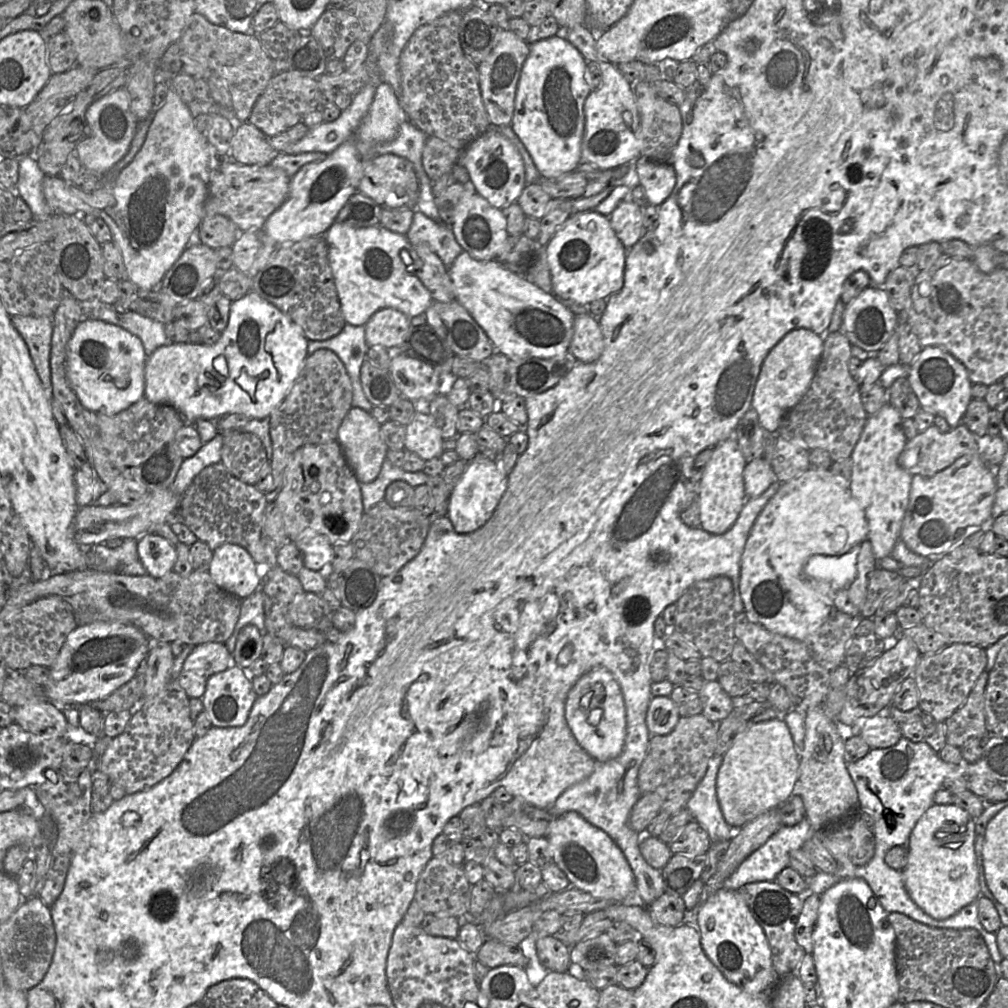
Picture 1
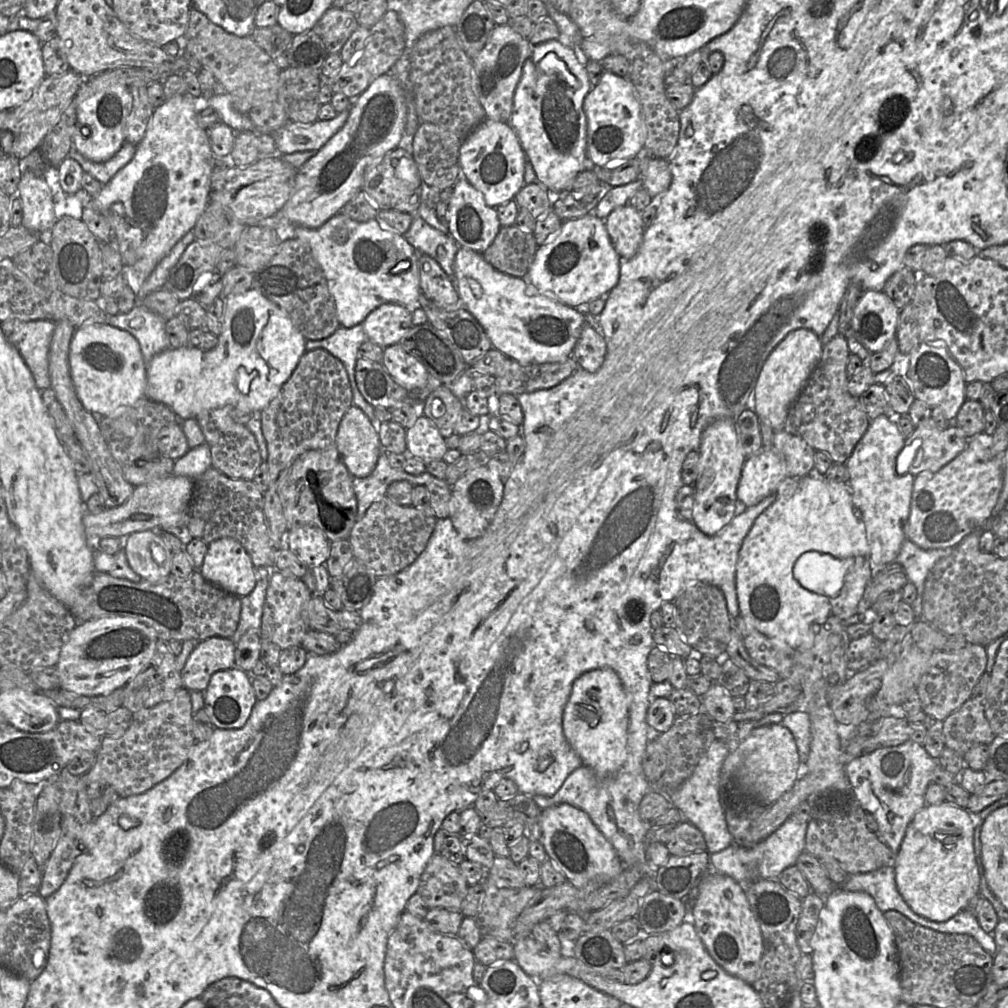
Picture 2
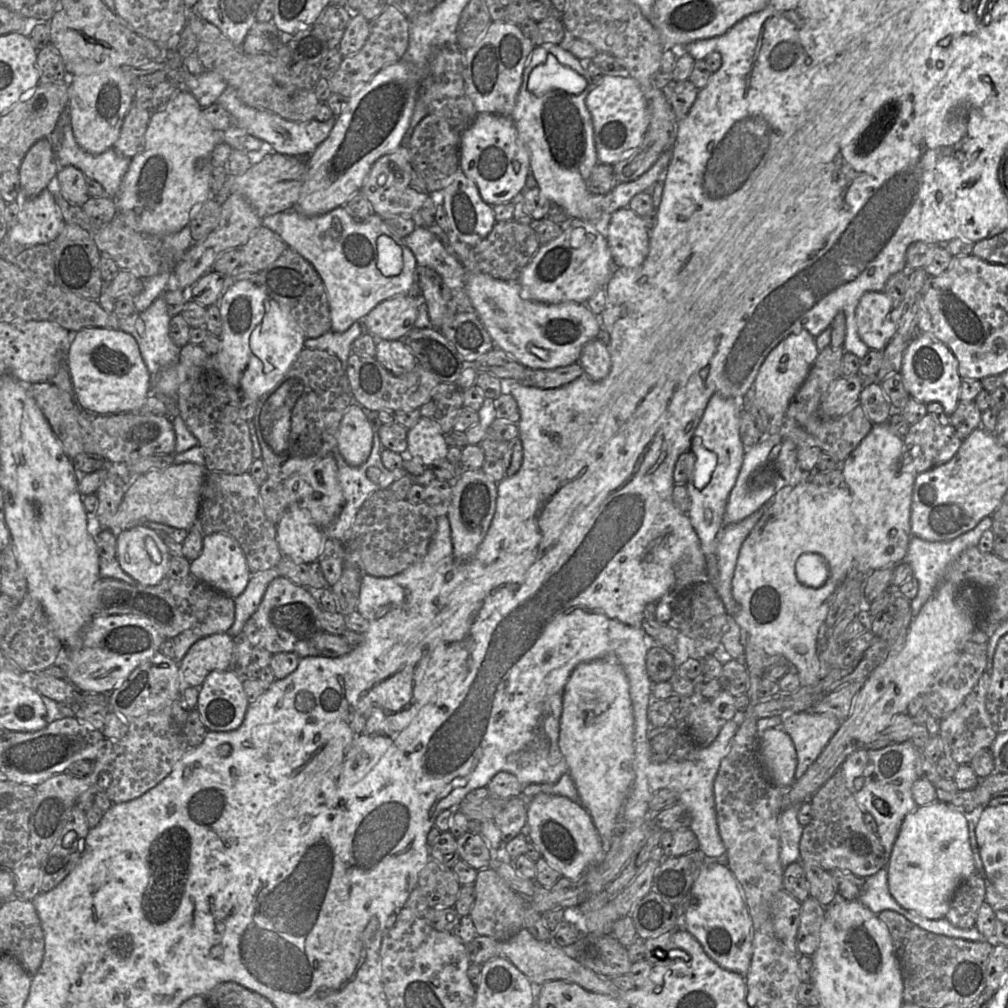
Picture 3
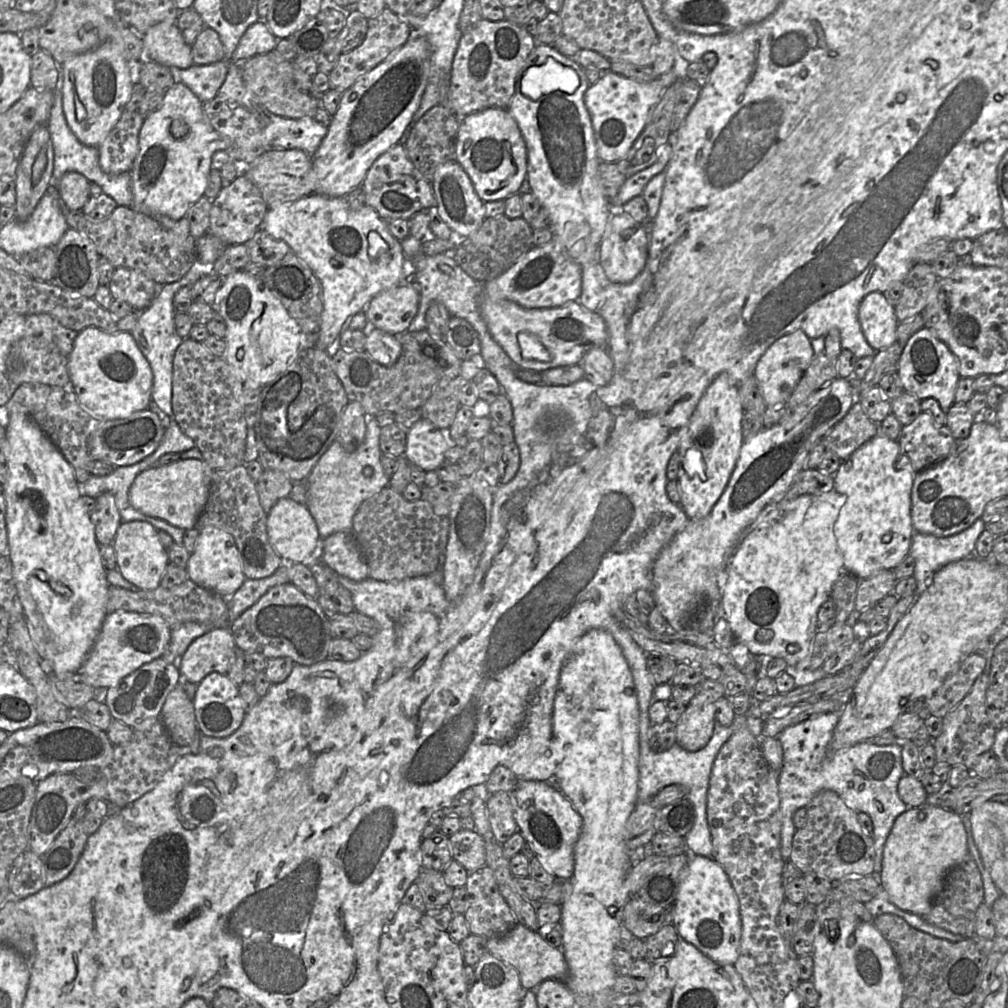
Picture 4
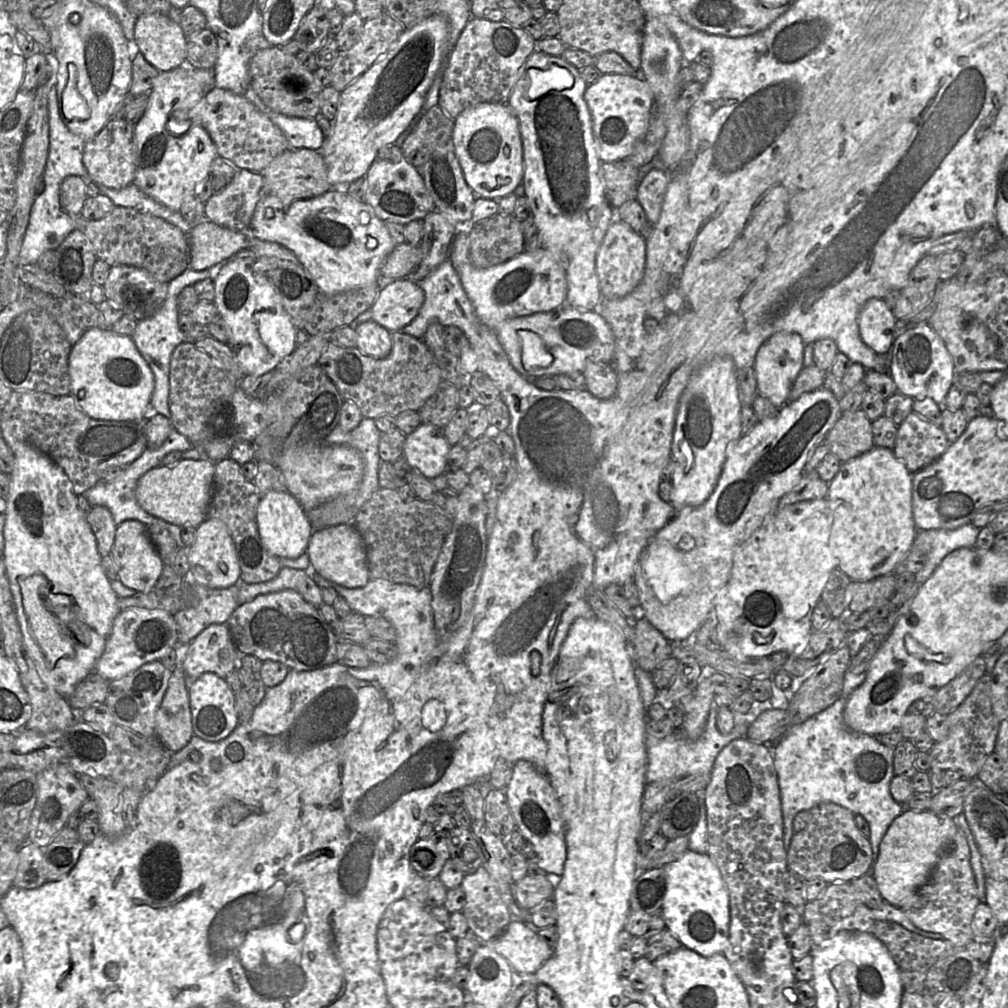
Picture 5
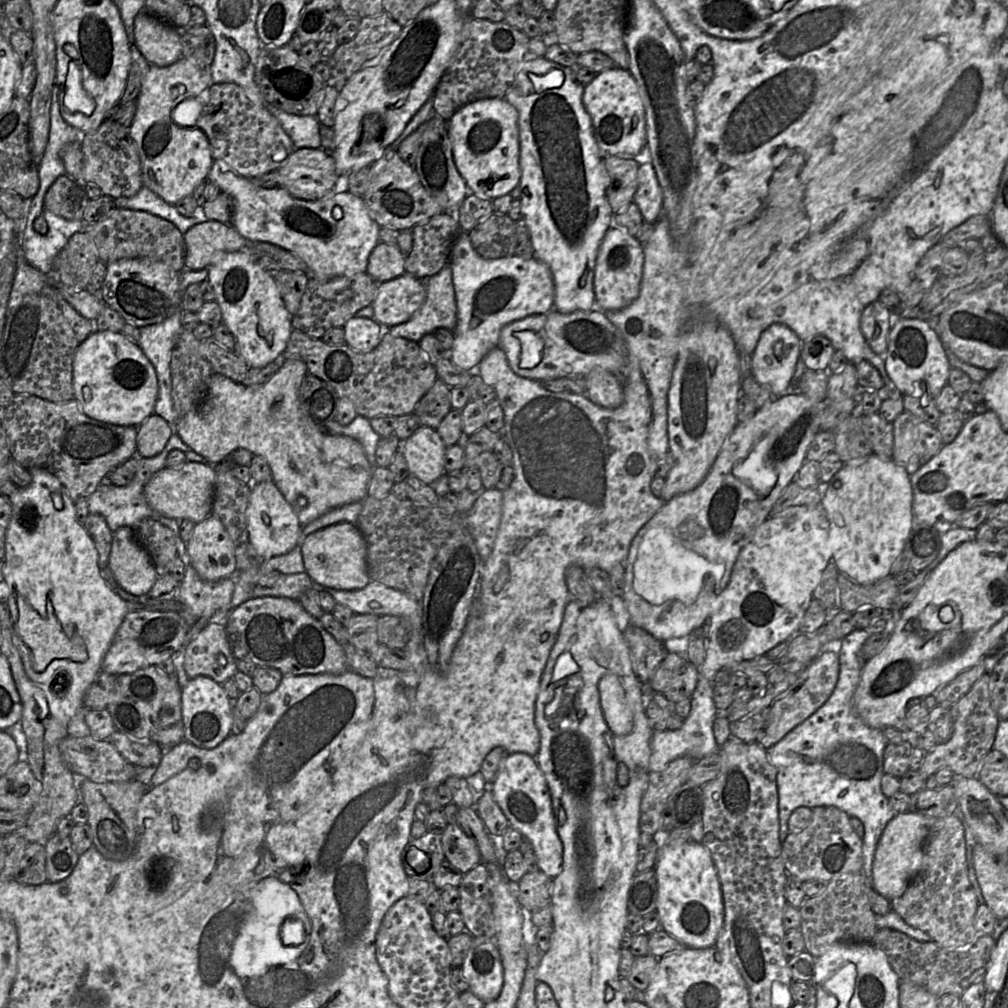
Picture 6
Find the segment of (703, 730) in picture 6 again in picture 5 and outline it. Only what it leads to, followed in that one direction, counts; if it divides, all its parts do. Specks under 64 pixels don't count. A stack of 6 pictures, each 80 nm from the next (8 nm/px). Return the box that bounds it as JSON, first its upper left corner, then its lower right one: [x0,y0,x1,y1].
[645,706,746,785]

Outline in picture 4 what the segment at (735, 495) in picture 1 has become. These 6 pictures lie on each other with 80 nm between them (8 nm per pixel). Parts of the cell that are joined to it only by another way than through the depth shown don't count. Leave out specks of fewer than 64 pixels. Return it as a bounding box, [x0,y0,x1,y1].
[676,373,744,520]

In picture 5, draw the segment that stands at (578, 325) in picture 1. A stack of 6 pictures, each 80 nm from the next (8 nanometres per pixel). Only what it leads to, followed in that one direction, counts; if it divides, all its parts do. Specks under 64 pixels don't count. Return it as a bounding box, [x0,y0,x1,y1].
[583,362,618,400]

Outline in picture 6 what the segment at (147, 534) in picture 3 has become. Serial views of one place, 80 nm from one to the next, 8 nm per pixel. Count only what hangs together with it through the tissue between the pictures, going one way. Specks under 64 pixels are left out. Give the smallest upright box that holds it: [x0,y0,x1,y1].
[108,526,158,596]

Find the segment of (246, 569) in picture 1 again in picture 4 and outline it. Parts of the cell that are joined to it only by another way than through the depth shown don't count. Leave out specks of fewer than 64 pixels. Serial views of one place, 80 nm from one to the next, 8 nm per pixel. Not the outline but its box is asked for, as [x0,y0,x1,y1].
[186,526,246,598]

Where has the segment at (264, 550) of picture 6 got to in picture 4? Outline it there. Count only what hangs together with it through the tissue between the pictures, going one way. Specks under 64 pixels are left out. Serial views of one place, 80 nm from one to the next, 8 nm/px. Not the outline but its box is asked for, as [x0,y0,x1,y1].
[267,497,321,563]

